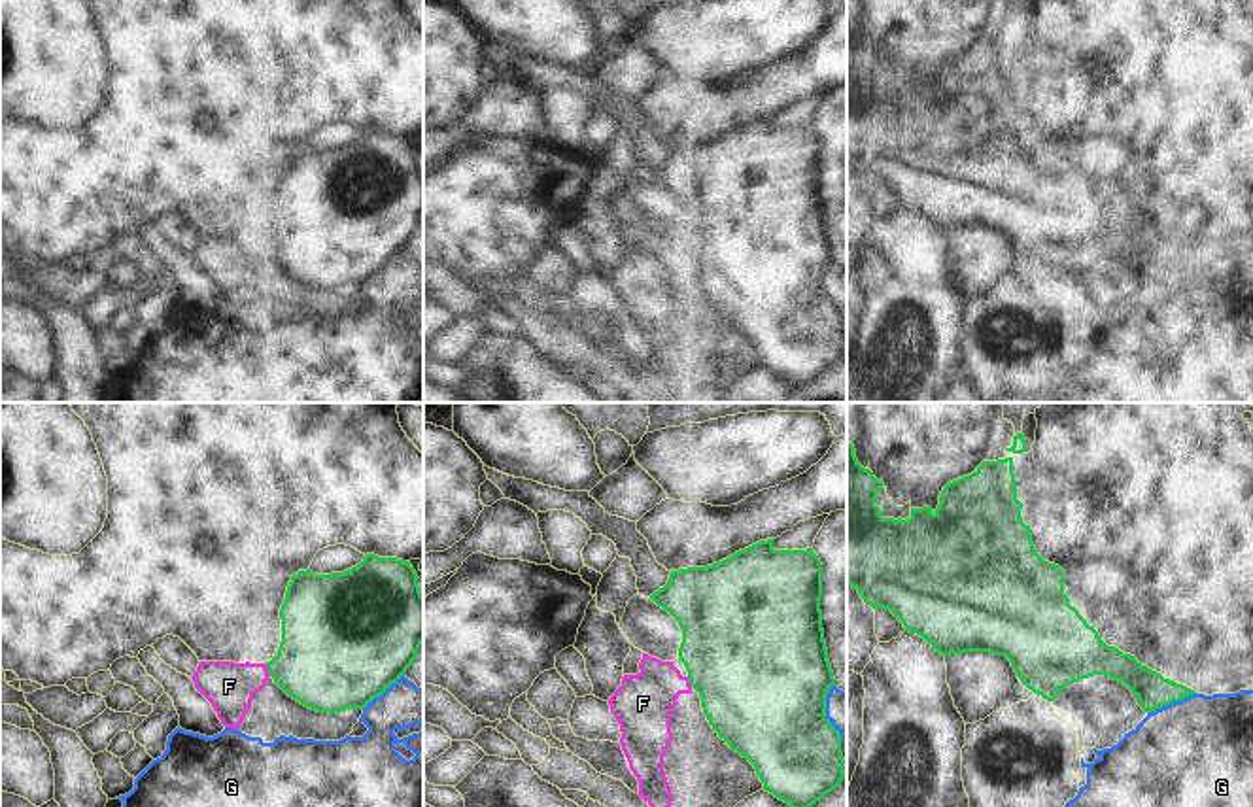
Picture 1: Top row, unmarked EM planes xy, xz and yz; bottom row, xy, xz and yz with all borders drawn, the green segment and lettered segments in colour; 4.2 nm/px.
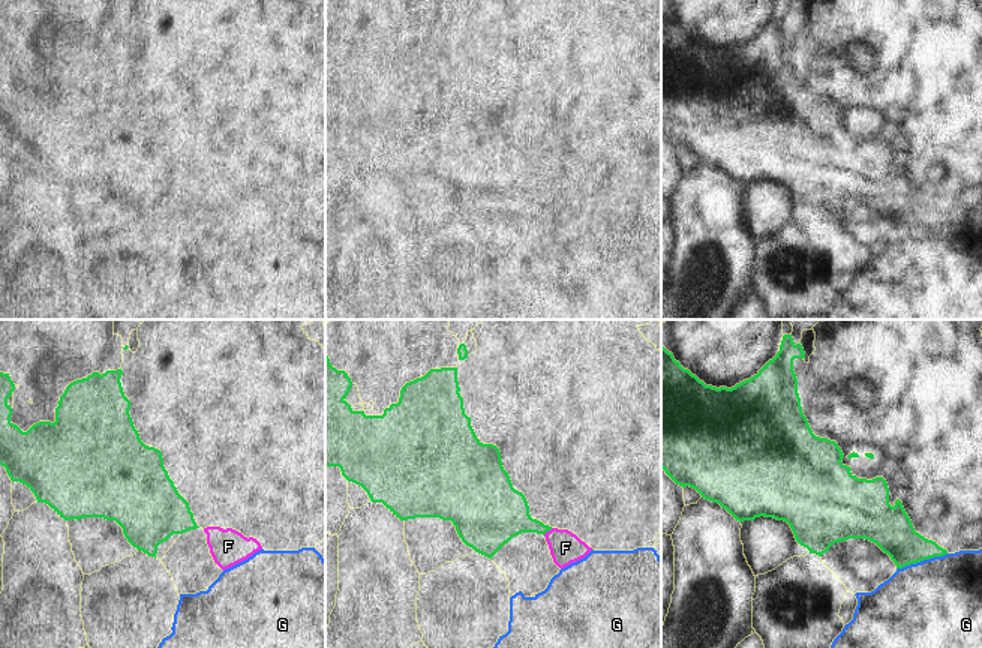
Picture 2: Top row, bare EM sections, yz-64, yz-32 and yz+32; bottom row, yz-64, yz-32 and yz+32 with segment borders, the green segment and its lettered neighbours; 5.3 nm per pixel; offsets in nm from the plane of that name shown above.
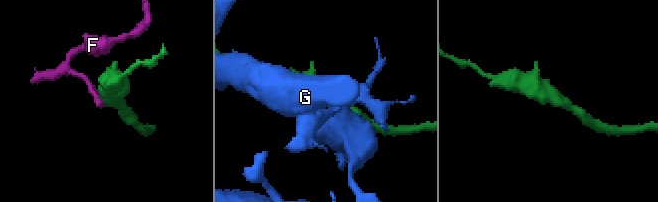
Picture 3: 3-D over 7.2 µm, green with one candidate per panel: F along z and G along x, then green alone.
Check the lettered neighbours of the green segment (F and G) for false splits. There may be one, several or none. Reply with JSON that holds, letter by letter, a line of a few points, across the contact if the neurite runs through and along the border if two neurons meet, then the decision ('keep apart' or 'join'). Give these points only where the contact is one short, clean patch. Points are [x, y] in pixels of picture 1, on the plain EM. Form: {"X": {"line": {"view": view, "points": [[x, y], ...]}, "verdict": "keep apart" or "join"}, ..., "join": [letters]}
{"F": {"verdict": "keep apart"}, "G": {"verdict": "keep apart"}, "join": []}

